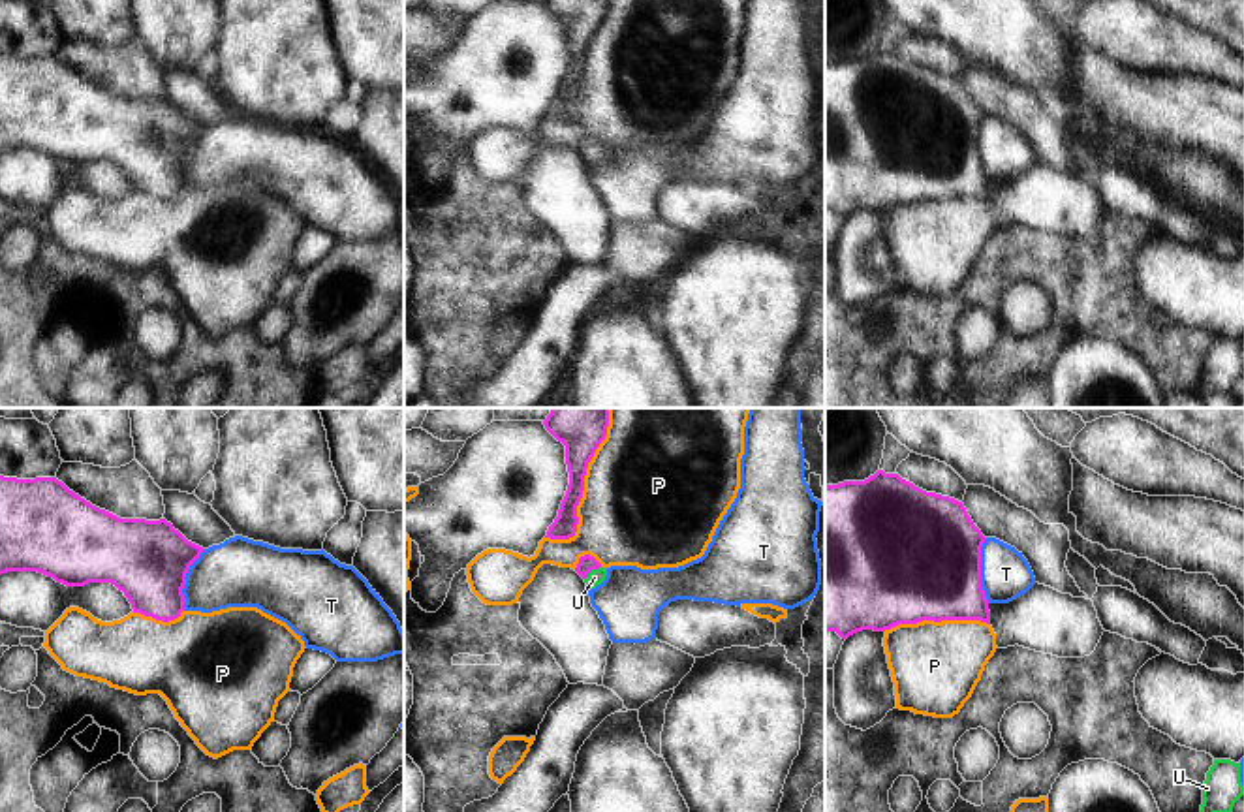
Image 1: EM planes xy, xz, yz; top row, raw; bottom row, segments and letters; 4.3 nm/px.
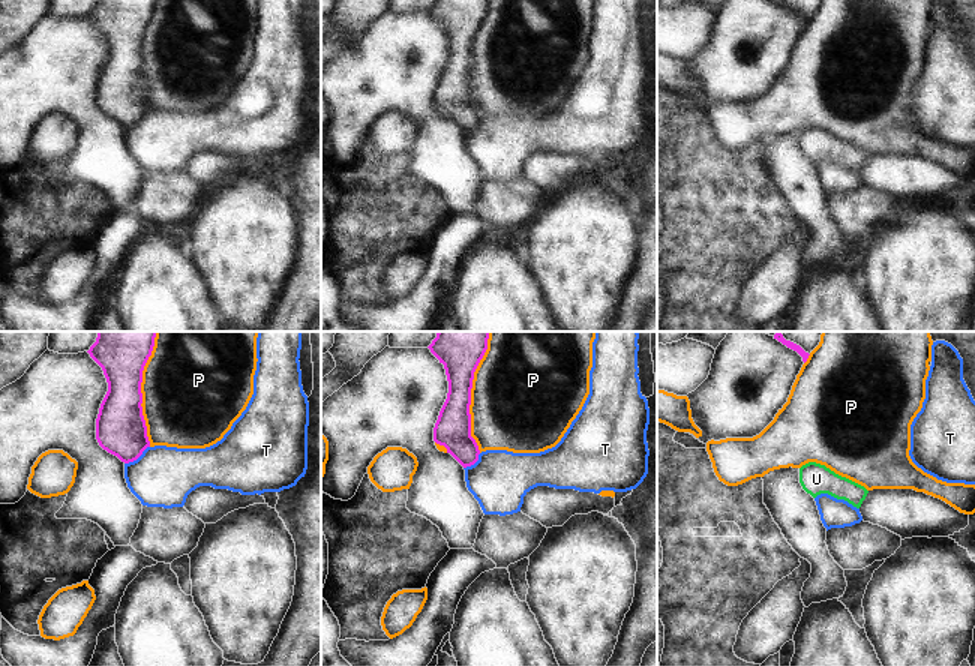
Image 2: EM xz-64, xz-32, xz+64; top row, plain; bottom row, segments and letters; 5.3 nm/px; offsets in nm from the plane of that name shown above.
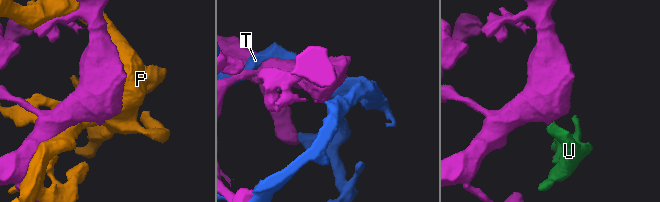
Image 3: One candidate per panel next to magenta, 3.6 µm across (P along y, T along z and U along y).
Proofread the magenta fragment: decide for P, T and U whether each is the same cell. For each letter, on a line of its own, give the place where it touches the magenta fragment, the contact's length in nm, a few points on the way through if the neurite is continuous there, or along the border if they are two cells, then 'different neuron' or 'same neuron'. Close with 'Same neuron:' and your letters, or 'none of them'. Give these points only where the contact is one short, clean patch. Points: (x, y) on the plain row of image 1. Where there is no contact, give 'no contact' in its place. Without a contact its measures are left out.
P: contact xz (581, 72); length 550 nm; different neuron
T: contact yz (979, 149); length 280 nm; different neuron
U: contact xz (590, 149); length 90 nm; way xz (587, 141), (590, 149), (594, 156); same neuron
Same neuron: U

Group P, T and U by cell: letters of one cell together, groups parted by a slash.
P / T / U

